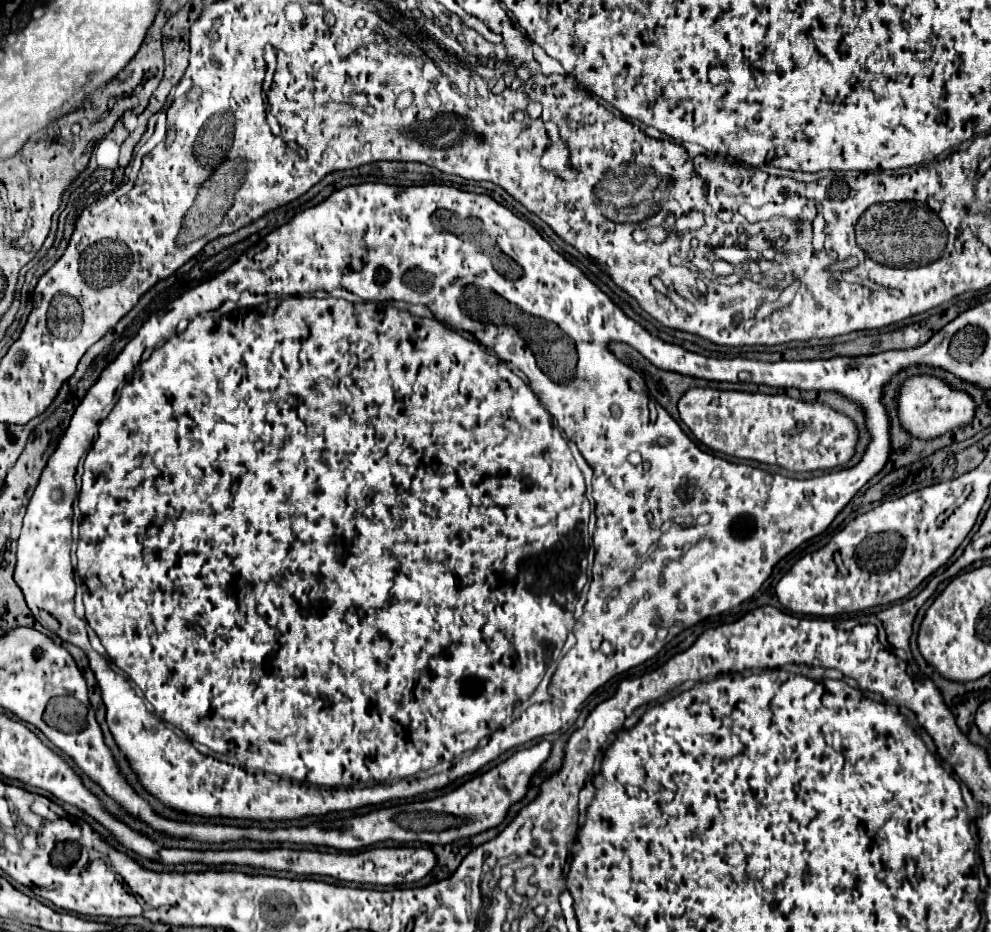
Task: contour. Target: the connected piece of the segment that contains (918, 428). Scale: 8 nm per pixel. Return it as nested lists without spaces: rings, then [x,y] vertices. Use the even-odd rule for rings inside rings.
[[[912,376],[908,378],[898,396],[898,416],[904,424],[904,428],[914,436],[914,438],[936,438],[948,430],[960,428],[968,424],[974,418],[974,400],[962,392],[950,388],[944,380],[934,378],[934,376]]]

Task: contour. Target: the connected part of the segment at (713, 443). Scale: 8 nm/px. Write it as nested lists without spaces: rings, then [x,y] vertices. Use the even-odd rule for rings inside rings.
[[[692,388],[680,398],[678,412],[680,412],[682,422],[708,448],[734,456],[734,458],[756,460],[762,464],[776,464],[790,472],[830,470],[840,464],[846,464],[854,456],[856,444],[858,444],[858,428],[852,418],[844,416],[842,412],[832,410],[830,406],[822,402],[804,402],[804,400],[790,398],[786,394],[770,396],[770,394],[760,394],[760,392]]]

